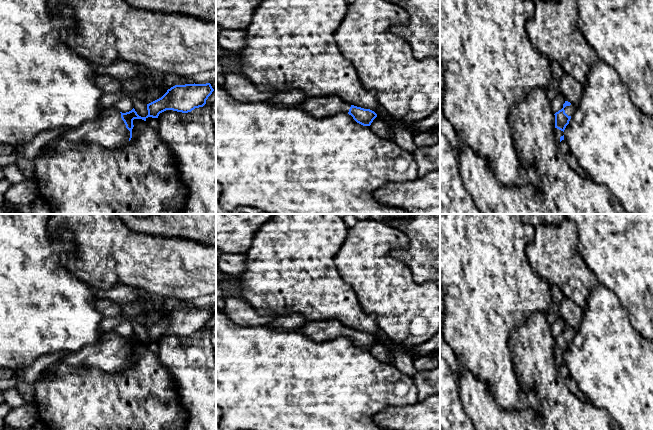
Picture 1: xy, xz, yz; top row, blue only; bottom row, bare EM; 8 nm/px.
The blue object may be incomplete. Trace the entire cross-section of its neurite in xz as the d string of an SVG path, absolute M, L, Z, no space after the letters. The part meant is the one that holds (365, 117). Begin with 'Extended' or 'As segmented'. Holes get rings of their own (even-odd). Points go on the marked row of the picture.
Extended. M337 96L312 97L295 106L303 108L307 113L316 118L345 112L363 126L370 126L377 117L374 111L346 103Z

